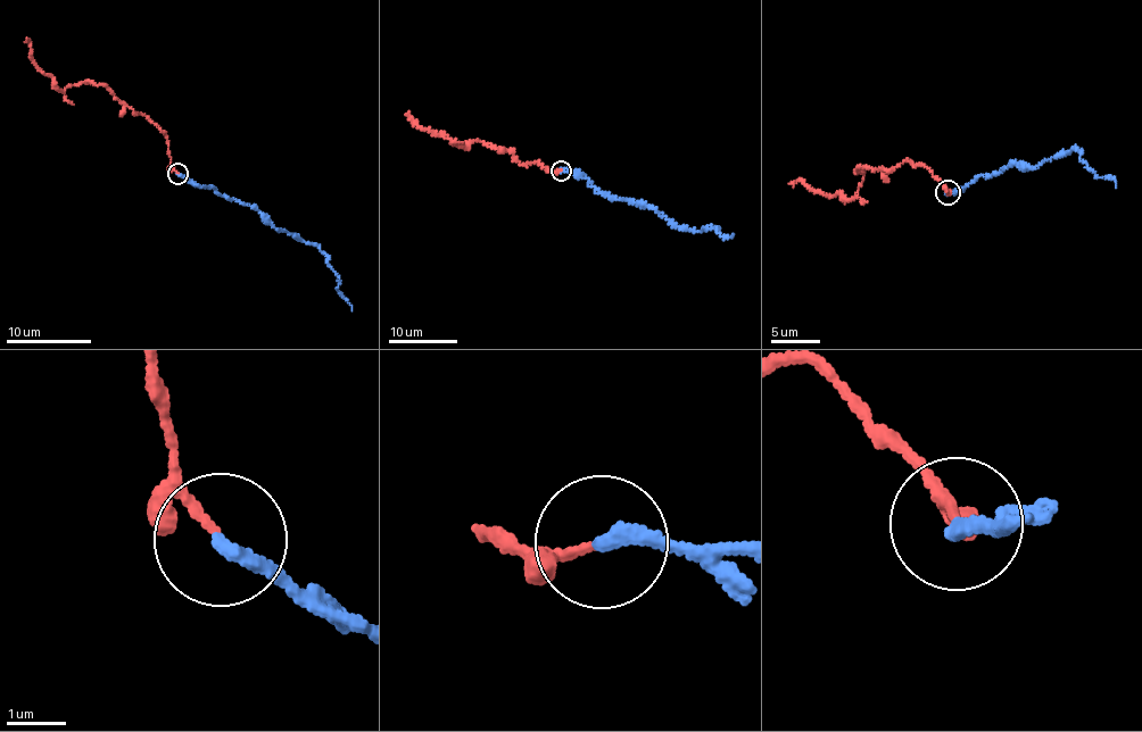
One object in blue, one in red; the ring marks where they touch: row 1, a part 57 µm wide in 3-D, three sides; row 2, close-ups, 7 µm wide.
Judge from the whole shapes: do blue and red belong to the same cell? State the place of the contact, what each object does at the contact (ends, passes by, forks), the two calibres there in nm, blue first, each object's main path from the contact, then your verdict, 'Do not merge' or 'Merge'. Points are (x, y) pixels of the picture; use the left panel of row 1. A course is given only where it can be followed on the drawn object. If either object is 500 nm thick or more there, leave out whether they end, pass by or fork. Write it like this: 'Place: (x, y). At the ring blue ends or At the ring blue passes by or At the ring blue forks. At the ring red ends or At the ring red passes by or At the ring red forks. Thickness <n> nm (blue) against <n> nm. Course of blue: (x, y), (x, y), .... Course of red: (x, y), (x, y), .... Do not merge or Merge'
Place: (178, 173). At the ring blue ends. At the ring red passes by. Thickness 280 nm (blue) against 100 nm. Course of blue: (179, 173), (256, 206), (278, 229), (316, 246), (337, 275), (337, 290), (352, 310). Course of red: (179, 173), (163, 131), (101, 85), (81, 81), (60, 90), (51, 75), (39, 71), (27, 39). Merge

